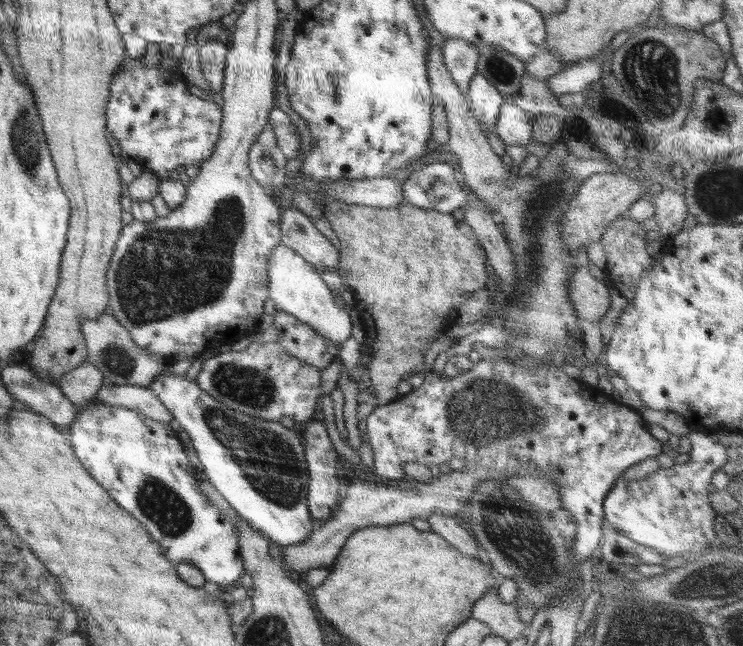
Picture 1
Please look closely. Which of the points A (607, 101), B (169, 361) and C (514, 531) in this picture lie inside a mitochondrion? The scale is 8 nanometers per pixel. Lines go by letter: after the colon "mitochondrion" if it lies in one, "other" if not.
A: mitochondrion
B: other
C: mitochondrion

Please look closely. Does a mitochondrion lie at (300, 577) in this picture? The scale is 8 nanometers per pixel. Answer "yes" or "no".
no

